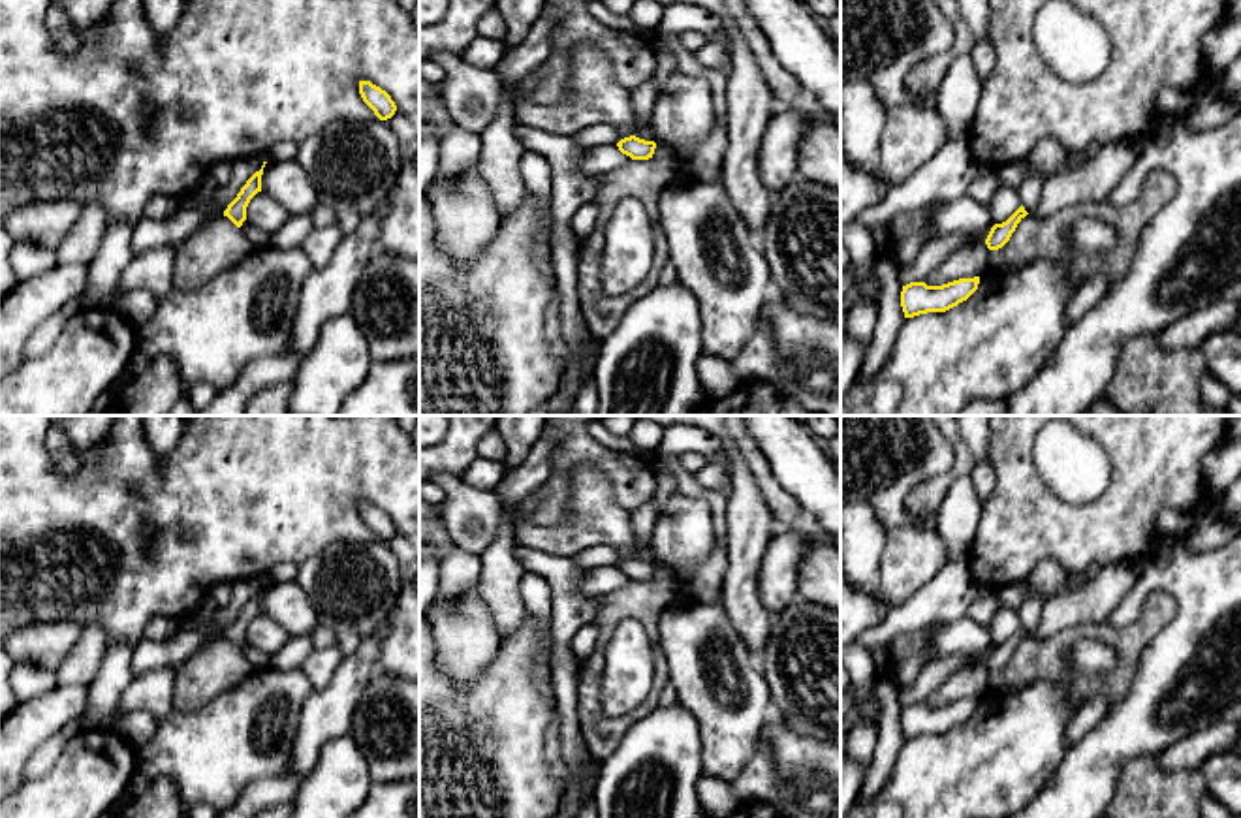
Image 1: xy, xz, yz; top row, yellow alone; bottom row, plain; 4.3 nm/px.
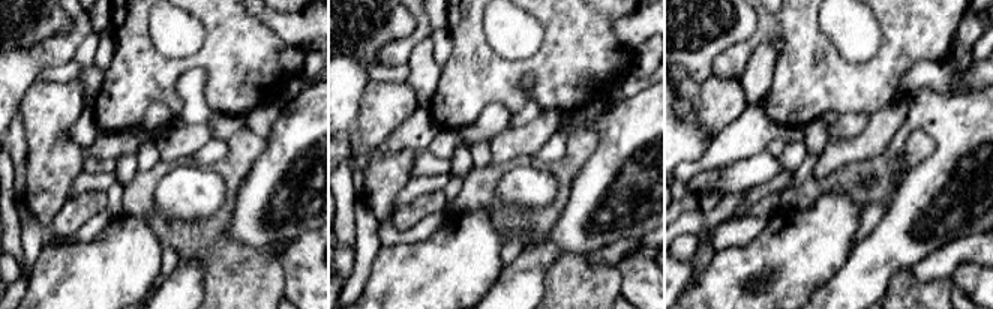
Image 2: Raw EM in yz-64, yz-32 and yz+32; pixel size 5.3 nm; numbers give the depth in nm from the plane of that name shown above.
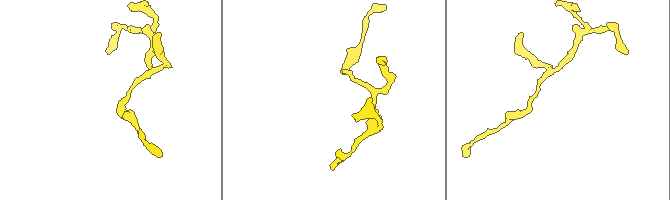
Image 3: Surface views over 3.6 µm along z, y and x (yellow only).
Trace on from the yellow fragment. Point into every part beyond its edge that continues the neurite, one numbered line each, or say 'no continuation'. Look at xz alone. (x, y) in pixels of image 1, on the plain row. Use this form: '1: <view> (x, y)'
no continuation

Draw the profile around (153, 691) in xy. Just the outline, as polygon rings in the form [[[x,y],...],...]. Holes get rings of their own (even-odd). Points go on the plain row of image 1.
[[[179,666],[134,675],[109,720],[109,730],[115,730],[118,718],[132,711],[147,711],[162,722],[173,711],[177,669]]]

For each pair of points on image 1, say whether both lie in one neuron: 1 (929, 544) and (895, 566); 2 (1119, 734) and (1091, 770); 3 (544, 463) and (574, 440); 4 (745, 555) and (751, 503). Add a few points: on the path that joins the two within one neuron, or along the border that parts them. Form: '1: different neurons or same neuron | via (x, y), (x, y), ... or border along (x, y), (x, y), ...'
1: same neuron | via (922, 551), (903, 565)
2: same neuron | via (1110, 743), (1095, 760)
3: different neurons | border along (557, 435), (551, 474), (542, 484)
4: same neuron | via (747, 542), (749, 516)

